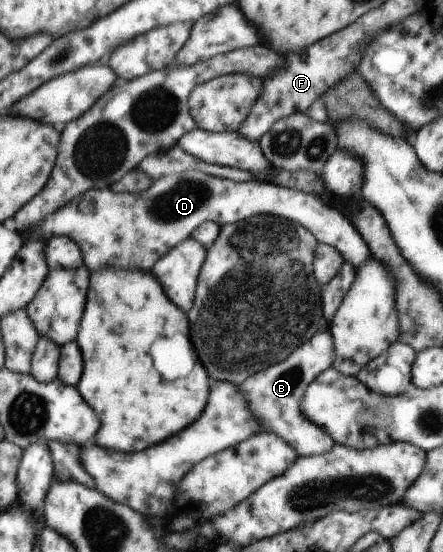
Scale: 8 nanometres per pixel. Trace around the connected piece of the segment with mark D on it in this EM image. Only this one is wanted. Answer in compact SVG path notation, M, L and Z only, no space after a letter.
M199 170L161 176L142 192L116 194L110 192L109 188L87 190L82 196L74 197L70 204L49 214L30 232L26 231L20 236L23 244L28 238L47 241L64 235L74 239L90 270L102 266L150 270L169 250L190 239L192 231L202 223L212 221L226 226L258 214L276 215L299 222L319 243L336 248L346 263L351 263L356 270L370 256L366 242L356 228L352 228L351 220L317 196L266 181L236 182Z

